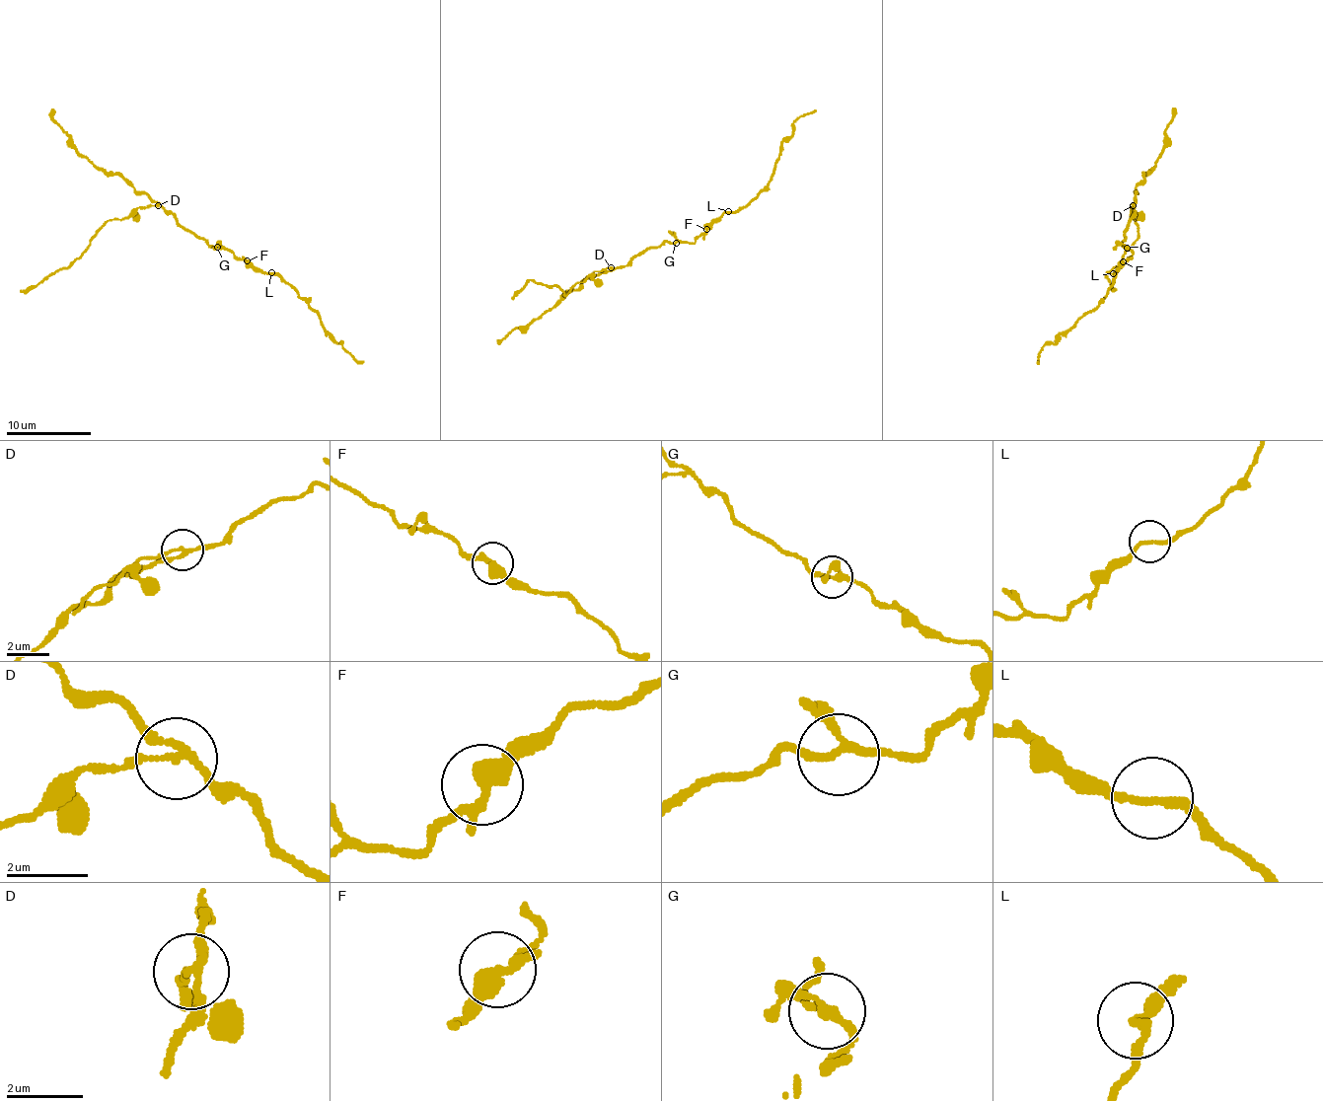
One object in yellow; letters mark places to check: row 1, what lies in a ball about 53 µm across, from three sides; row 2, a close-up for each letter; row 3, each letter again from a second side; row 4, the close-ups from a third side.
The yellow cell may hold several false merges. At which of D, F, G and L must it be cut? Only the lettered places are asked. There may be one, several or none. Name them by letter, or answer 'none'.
D

